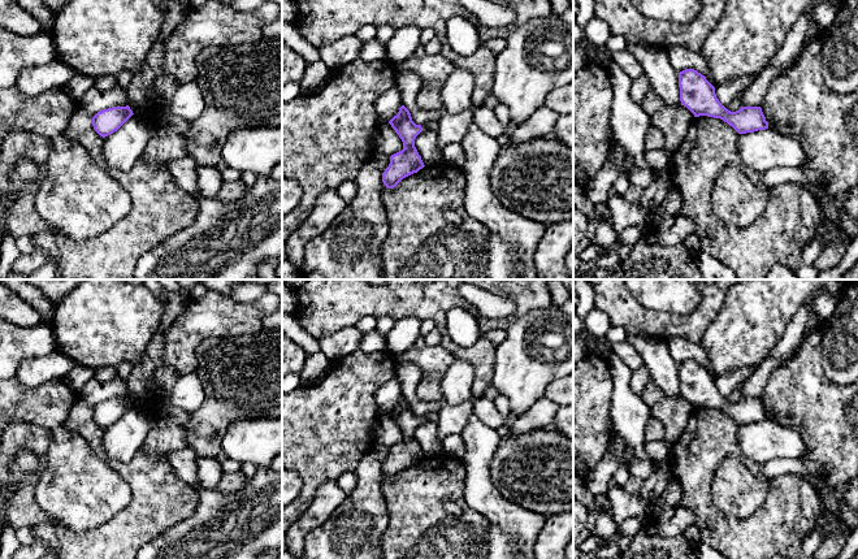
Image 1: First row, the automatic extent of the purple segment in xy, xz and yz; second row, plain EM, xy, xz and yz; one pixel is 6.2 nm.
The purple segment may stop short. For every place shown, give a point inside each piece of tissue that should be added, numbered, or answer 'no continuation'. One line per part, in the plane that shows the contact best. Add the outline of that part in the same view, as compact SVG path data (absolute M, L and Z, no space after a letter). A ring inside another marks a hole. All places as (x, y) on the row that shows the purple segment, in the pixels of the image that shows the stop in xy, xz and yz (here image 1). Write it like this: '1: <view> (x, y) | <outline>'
no continuation

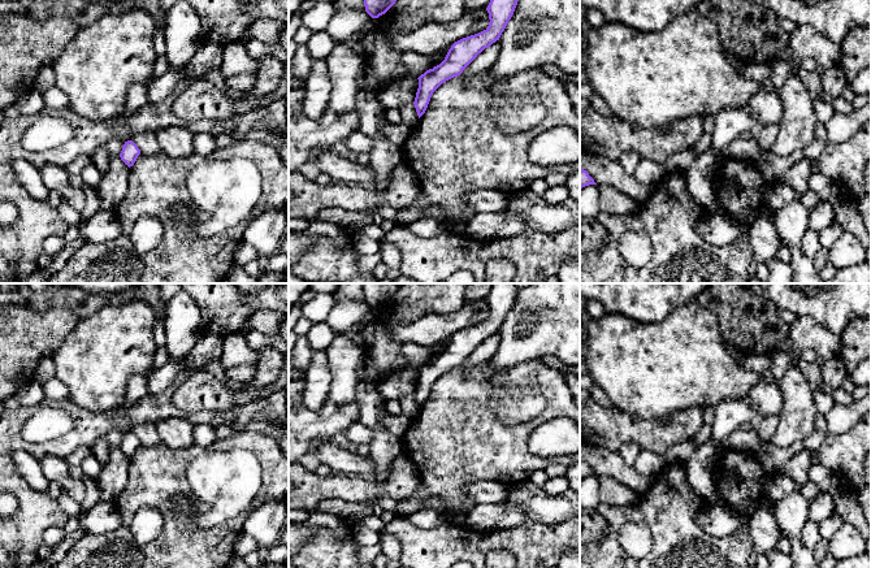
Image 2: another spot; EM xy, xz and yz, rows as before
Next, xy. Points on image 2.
no continuation

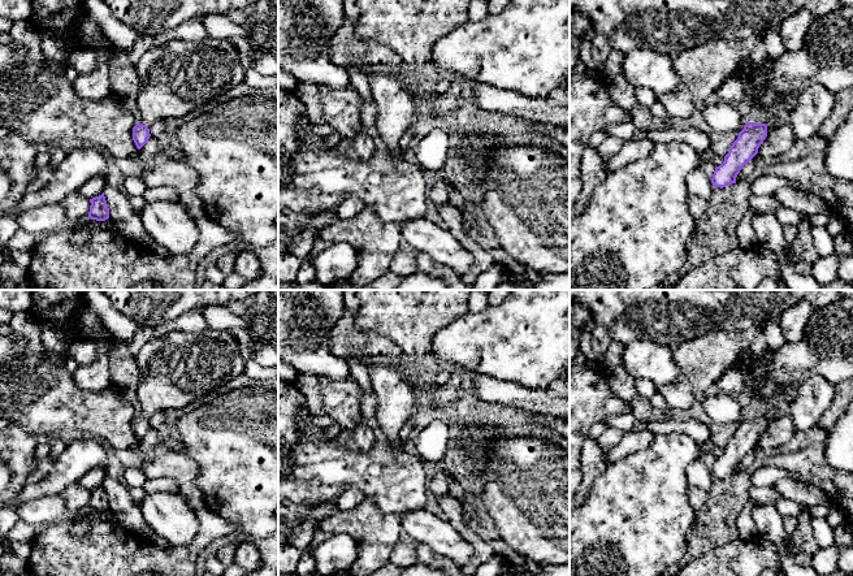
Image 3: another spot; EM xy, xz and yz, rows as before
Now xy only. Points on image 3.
1: xy (176, 78) | M226 39L169 40L150 48L137 62L138 95L133 101L137 122L150 127L157 121L183 117L244 82L247 62Z

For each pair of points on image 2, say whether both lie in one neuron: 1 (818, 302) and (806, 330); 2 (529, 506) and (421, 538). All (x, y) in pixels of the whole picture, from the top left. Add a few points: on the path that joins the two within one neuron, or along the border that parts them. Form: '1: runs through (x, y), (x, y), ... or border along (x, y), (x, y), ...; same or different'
1: border along (798, 316), (810, 316), (839, 333); different
2: border along (528, 519), (542, 523), (558, 523); different

